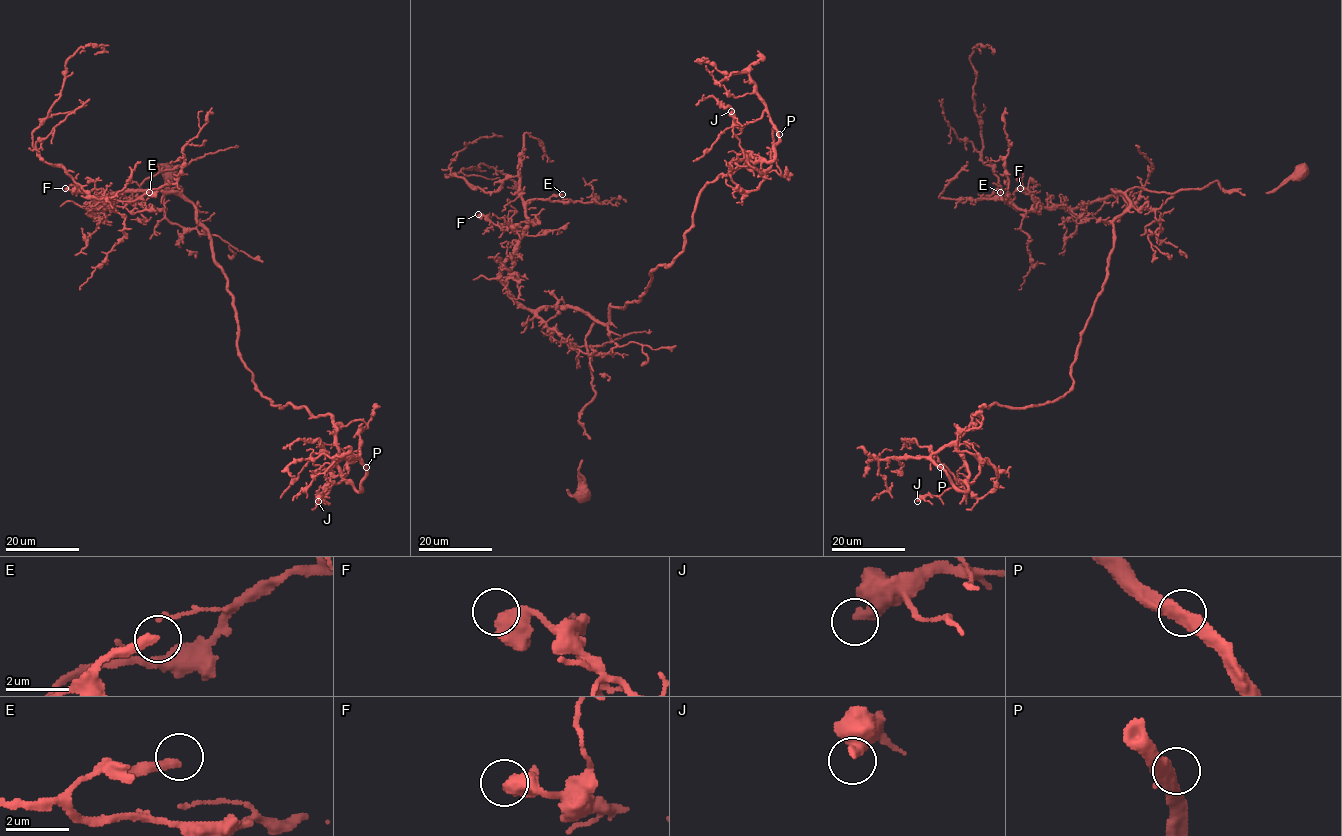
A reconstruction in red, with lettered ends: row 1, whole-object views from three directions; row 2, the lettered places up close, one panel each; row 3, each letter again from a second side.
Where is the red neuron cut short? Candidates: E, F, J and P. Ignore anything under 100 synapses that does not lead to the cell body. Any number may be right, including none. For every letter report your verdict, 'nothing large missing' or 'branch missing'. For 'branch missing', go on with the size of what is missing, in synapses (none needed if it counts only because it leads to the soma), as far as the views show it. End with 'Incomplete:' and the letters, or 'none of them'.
E: nothing large missing
F: nothing large missing
J: nothing large missing
P: nothing large missing
Incomplete: none of them

